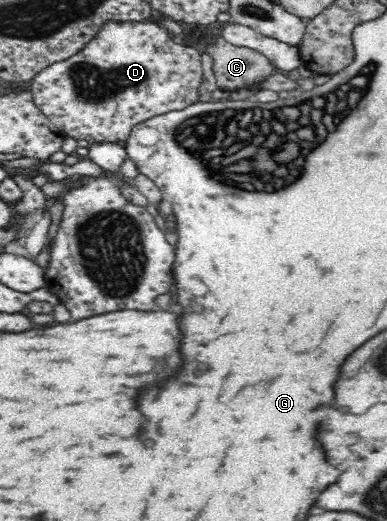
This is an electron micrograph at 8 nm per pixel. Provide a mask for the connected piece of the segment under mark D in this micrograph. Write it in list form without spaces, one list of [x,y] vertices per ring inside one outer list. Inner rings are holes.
[[[109,20],[108,22],[105,21],[100,31],[94,35],[92,41],[86,43],[86,47],[84,47],[82,51],[79,51],[76,55],[70,55],[66,60],[56,61],[56,63],[48,65],[48,67],[42,69],[40,73],[34,75],[29,81],[30,93],[36,107],[40,108],[40,111],[42,111],[56,127],[62,129],[66,136],[74,137],[74,139],[84,144],[94,143],[94,141],[110,141],[124,144],[134,125],[138,125],[138,123],[154,117],[154,115],[184,109],[199,101],[199,89],[202,85],[202,60],[200,55],[201,53],[192,46],[174,43],[174,41],[172,41],[172,34],[166,28],[162,28],[157,23],[157,20],[145,20],[144,22]]]

